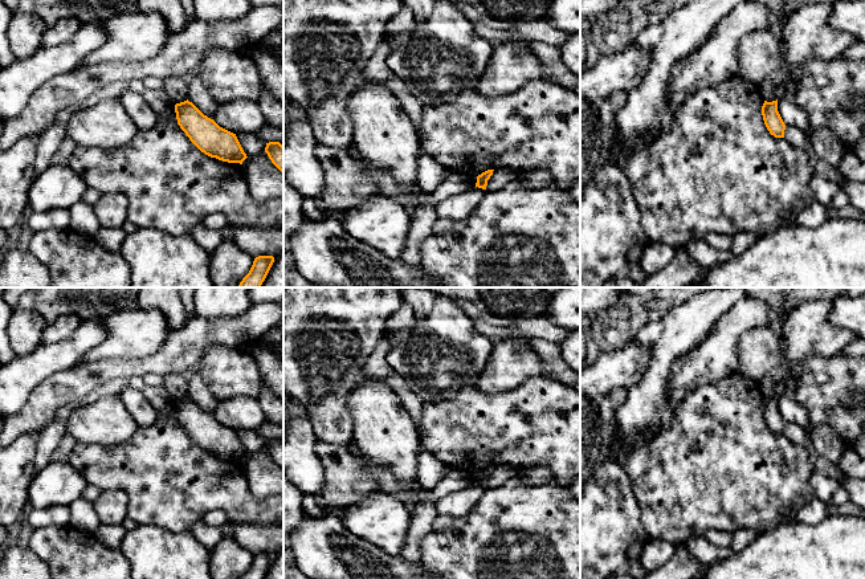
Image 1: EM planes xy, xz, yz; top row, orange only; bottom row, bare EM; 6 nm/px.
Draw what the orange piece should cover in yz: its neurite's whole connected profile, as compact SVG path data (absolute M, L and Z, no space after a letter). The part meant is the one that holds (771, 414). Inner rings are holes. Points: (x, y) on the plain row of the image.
M778 396L772 399L764 397L762 412L770 431L775 435L784 435L786 421L778 408Z

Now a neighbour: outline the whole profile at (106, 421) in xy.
M103 396L97 401L78 403L66 421L66 433L76 443L90 445L119 445L138 429L119 396Z

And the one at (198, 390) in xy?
M193 371L187 375L188 397L192 399L204 412L213 416L219 400L213 396L201 374Z

